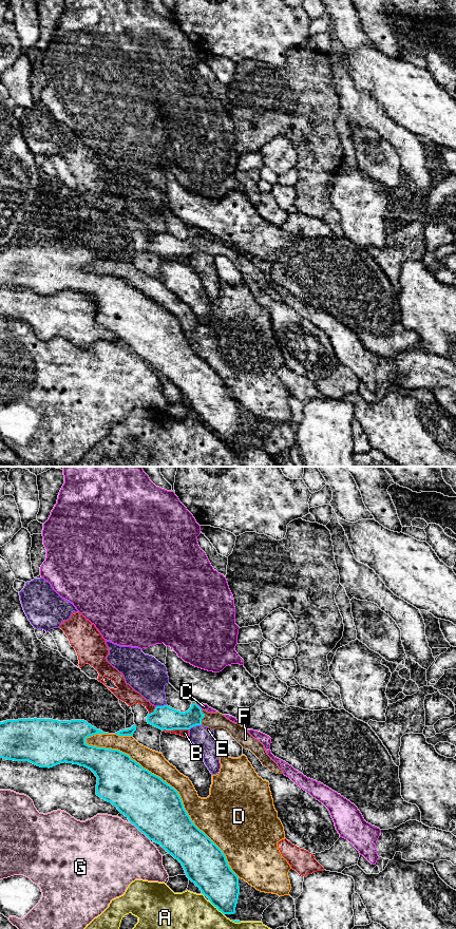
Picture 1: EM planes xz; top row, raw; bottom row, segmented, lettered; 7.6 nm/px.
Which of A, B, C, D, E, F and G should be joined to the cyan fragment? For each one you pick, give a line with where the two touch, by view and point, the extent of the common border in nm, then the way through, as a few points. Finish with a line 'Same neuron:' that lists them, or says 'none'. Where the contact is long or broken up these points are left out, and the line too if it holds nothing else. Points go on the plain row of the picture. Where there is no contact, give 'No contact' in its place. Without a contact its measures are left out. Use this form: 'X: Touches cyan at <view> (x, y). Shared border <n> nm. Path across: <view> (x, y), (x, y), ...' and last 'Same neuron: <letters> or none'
F: Touches cyan at xz (204, 243). Shared border 120 nm. Path across: xz (171, 246), (189, 246), (204, 243), (213, 247)
Same neuron: F

